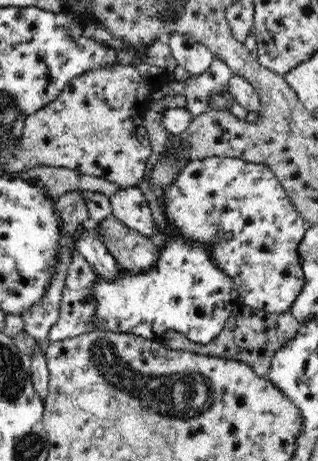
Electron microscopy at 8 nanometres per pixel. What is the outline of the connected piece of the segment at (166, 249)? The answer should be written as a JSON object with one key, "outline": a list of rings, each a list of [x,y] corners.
{"outline":[[[176,234],[167,242],[161,249],[159,264],[150,272],[129,274],[125,271],[116,282],[106,282],[99,278],[98,284],[94,286],[94,295],[98,299],[94,328],[132,333],[148,340],[157,340],[168,331],[174,331],[196,344],[210,344],[216,336],[220,336],[231,310],[240,301],[233,282],[210,261],[205,248],[188,243]]]}

